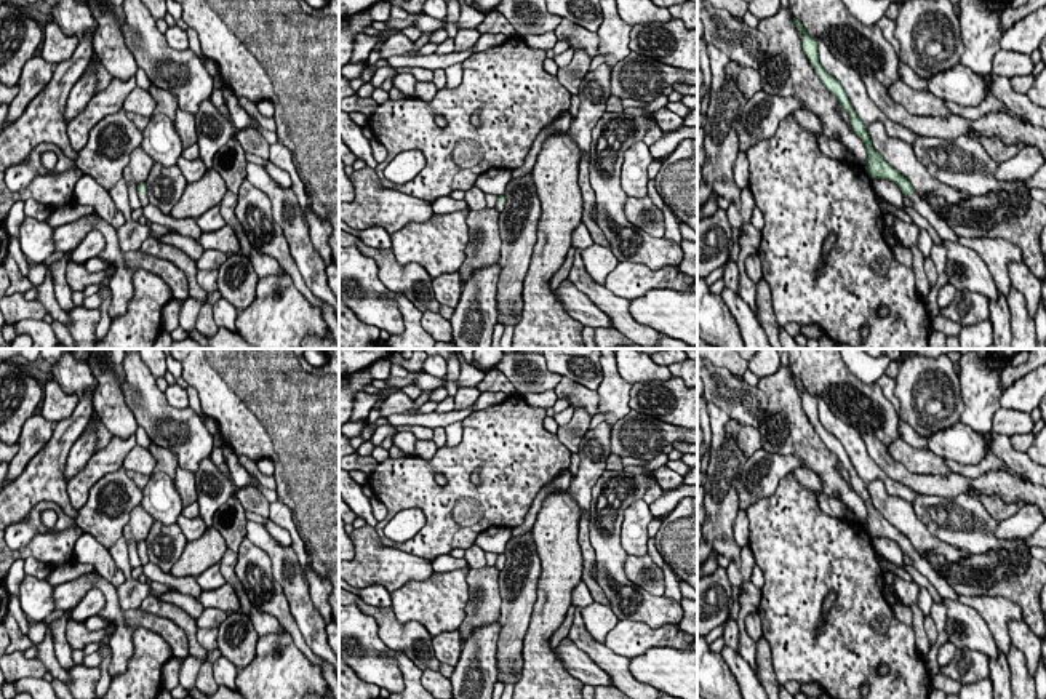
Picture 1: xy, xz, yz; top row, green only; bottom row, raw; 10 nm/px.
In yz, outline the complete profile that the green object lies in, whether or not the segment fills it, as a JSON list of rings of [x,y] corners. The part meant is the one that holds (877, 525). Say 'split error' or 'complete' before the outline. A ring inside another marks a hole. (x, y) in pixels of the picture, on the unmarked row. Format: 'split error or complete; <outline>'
split error; [[[793,376],[793,382],[800,389],[801,400],[803,400],[803,409],[804,409],[806,416],[809,417],[814,430],[817,432],[817,435],[820,437],[824,445],[832,453],[835,453],[838,456],[840,462],[843,464],[843,467],[849,473],[849,480],[851,480],[851,486],[852,486],[854,493],[857,493],[862,497],[862,501],[867,507],[865,529],[868,531],[868,534],[872,537],[888,537],[888,539],[896,541],[900,545],[902,552],[910,557],[912,566],[916,571],[920,571],[934,585],[934,589],[937,590],[937,593],[940,595],[942,600],[944,598],[958,600],[960,597],[956,595],[956,592],[947,584],[945,579],[942,579],[936,573],[936,569],[931,568],[928,560],[920,557],[920,553],[915,550],[910,539],[907,536],[904,536],[897,528],[889,525],[886,521],[886,518],[873,507],[868,489],[865,488],[862,478],[856,472],[856,469],[854,469],[851,459],[848,457],[848,453],[843,448],[841,441],[833,433],[827,432],[824,429],[824,425],[820,424],[816,397],[812,397],[806,390],[803,382],[796,376]]]

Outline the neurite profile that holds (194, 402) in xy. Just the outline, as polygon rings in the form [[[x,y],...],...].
[[[190,385],[186,390],[189,397],[189,408],[192,408],[203,419],[203,424],[210,433],[213,435],[219,433],[218,422],[202,411],[198,392]]]

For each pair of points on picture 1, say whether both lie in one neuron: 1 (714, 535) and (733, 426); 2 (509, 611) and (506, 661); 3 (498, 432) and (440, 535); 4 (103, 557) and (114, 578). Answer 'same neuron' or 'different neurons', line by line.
1: different neurons
2: same neuron
3: same neuron
4: same neuron

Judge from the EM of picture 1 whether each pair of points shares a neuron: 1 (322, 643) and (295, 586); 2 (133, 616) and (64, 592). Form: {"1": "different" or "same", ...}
{"1": "same", "2": "same"}

